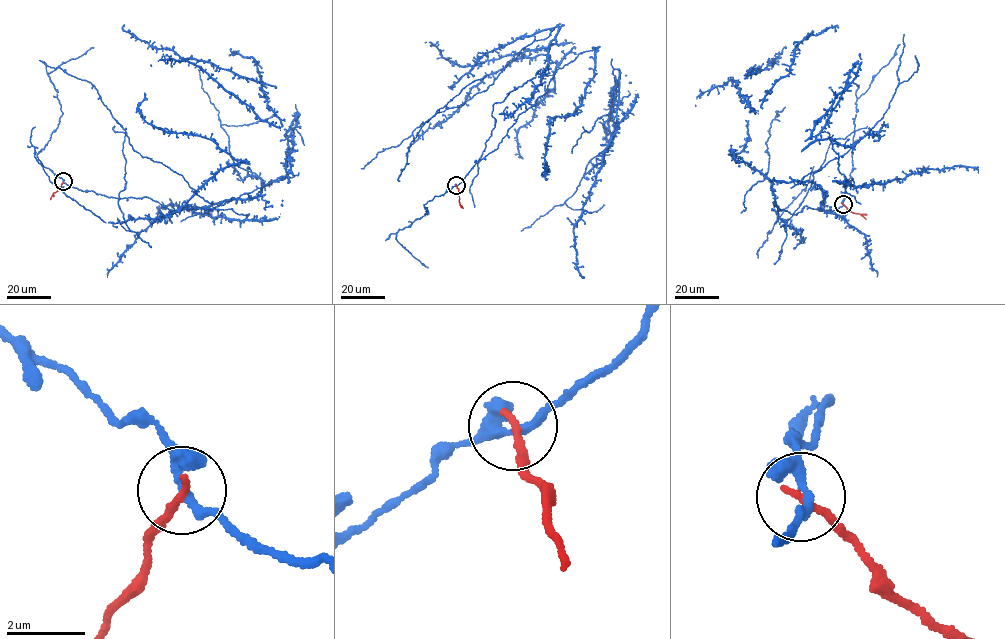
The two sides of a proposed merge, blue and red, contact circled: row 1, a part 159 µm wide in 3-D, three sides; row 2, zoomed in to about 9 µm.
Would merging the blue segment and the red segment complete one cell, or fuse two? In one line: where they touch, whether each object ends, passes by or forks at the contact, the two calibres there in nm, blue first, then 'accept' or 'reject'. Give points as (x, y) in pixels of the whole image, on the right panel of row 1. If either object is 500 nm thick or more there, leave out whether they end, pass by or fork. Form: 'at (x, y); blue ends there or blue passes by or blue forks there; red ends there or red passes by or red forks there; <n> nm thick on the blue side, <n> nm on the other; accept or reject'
at (843, 204); blue passes by; red ends there; 220 nm thick on the blue side, 200 nm on the other; reject

